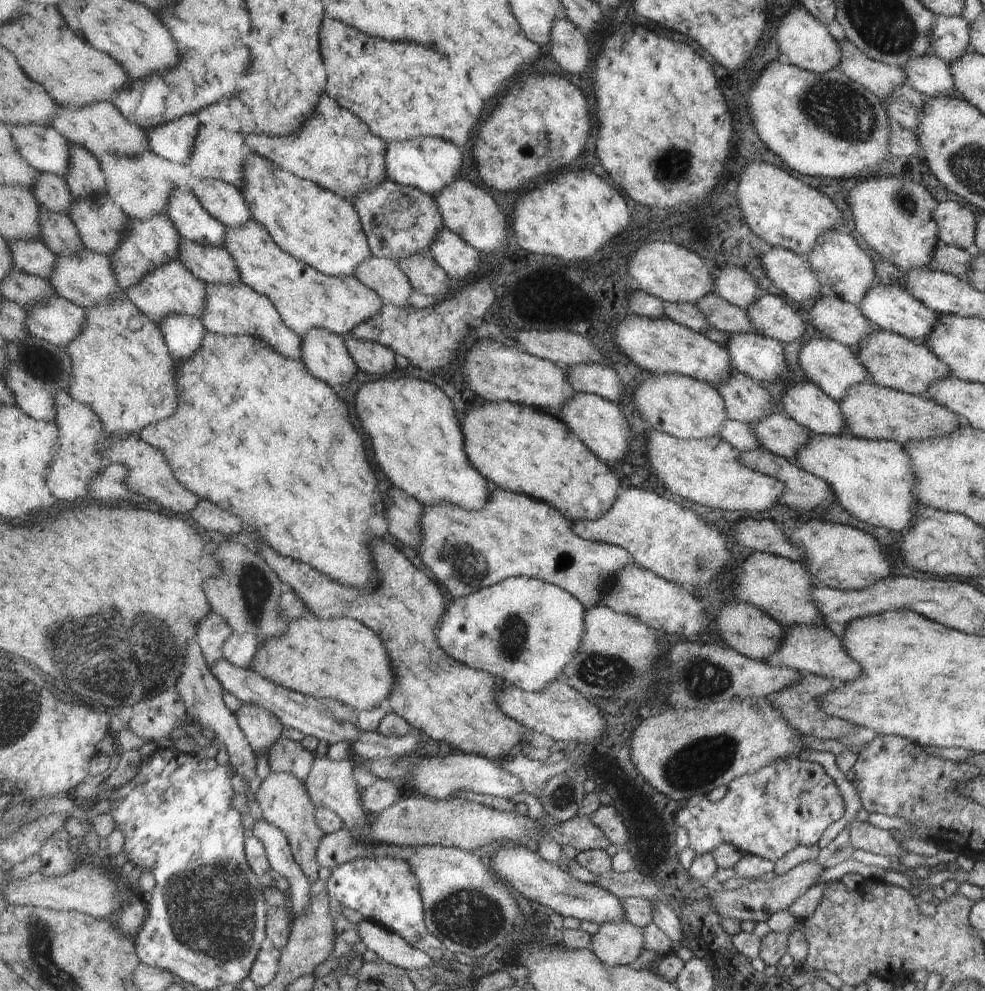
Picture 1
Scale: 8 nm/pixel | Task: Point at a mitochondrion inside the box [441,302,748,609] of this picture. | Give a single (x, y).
(701, 561)

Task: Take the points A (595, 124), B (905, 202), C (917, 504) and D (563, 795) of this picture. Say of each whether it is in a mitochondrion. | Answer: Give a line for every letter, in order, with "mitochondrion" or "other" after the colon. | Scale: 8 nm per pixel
A: other
B: mitochondrion
C: other
D: mitochondrion

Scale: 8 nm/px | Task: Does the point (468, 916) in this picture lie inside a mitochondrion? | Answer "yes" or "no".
yes

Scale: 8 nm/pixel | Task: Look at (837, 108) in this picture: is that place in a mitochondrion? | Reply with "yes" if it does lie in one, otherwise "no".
yes

